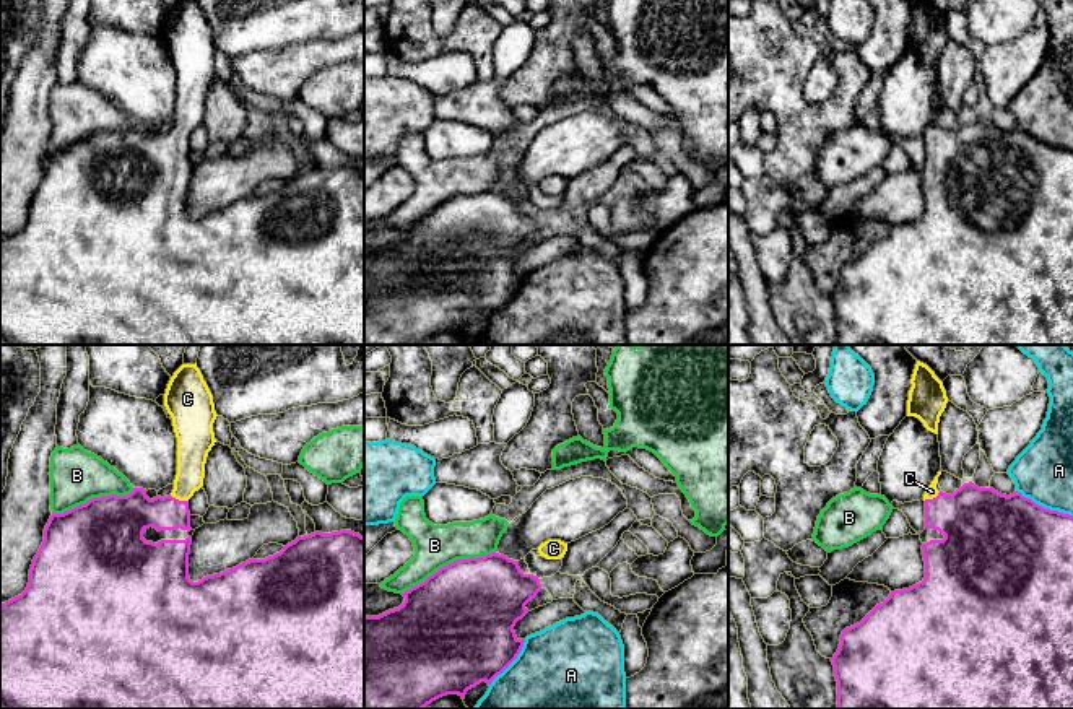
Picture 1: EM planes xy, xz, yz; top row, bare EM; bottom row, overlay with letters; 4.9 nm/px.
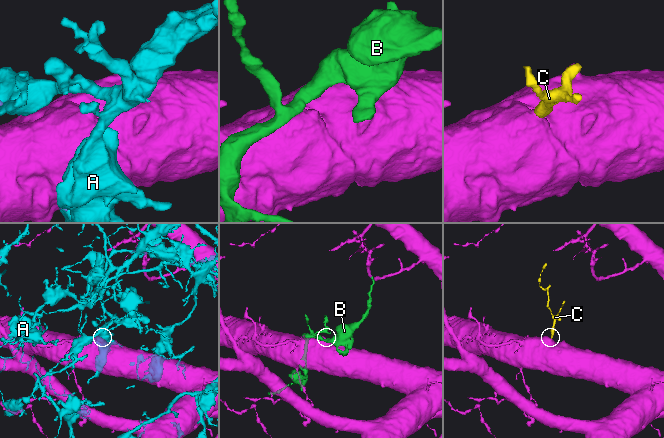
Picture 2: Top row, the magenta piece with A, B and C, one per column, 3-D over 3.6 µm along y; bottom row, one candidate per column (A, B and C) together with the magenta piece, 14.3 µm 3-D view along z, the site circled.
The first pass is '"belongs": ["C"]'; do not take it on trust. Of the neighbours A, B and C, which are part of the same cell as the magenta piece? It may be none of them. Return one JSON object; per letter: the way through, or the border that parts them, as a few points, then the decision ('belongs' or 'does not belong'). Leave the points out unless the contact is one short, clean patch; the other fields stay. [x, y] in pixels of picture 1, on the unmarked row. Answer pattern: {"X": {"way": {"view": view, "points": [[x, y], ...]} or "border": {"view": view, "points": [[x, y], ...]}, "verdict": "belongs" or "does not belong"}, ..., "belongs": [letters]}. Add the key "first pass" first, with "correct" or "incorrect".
{"first pass": "correct", "A": {"verdict": "does not belong"}, "B": {"verdict": "does not belong"}, "C": {"way": {"view": "xy", "points": [[130, 150], [165, 148], [178, 135], [191, 111], [192, 88]]}, "verdict": "belongs"}, "belongs": ["C"]}

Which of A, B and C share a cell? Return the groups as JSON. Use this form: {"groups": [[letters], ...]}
{"groups": [["A"], ["B"], ["C"]]}

